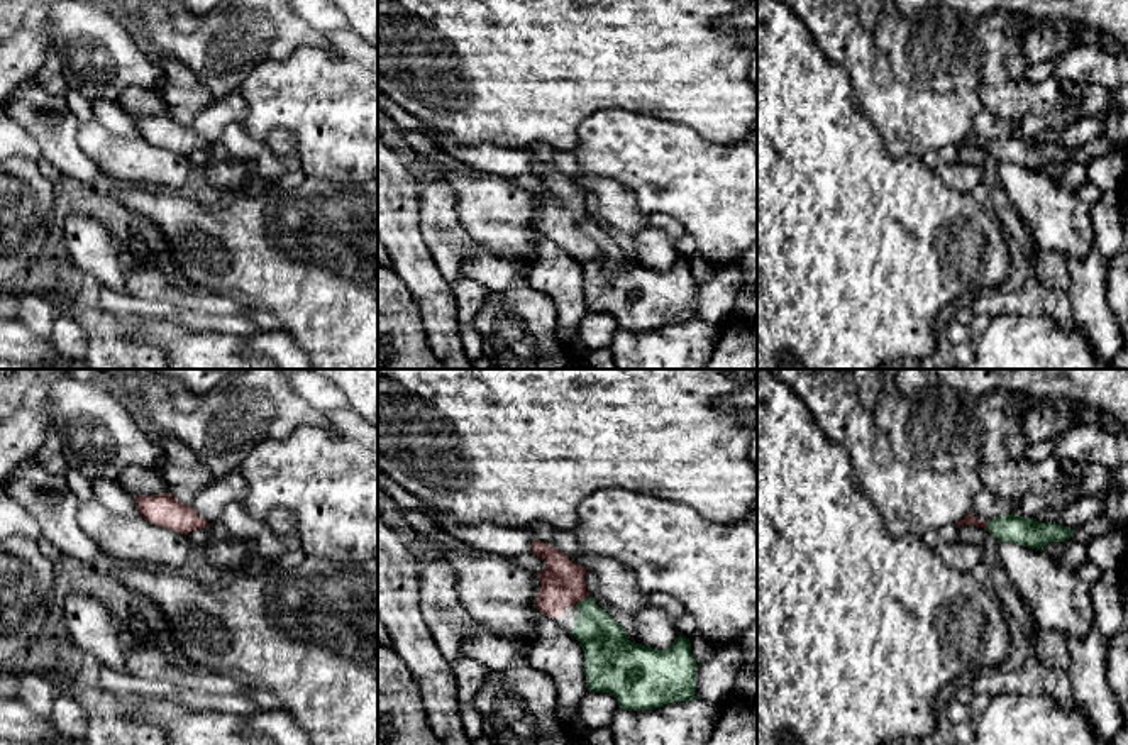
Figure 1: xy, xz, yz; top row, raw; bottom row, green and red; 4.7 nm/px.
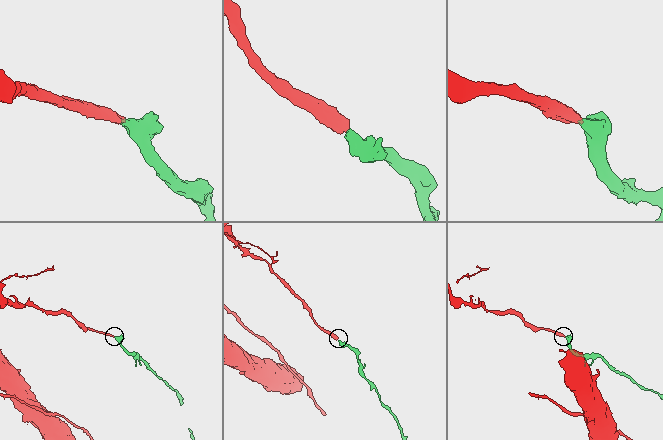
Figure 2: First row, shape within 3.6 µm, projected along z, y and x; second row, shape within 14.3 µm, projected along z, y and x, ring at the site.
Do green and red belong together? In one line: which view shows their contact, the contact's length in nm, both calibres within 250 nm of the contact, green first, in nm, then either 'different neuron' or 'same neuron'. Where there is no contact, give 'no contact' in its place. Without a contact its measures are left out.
xz | 70 nm | 220/200 nm | same neuron

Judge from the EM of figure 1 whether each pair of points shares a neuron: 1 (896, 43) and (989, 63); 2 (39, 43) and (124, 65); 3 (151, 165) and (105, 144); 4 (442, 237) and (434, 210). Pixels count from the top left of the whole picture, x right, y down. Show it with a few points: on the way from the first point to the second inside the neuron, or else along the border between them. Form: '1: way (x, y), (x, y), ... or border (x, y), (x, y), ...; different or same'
1: way (915, 58), (930, 61), (951, 78), (966, 66); same
2: border (44, 22), (53, 53); different
3: way (139, 163), (117, 156); same
4: way (442, 231), (437, 217); same

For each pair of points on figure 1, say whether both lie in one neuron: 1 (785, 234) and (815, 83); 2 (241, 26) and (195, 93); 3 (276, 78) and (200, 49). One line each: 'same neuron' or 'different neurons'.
1: same neuron
2: different neurons
3: different neurons

